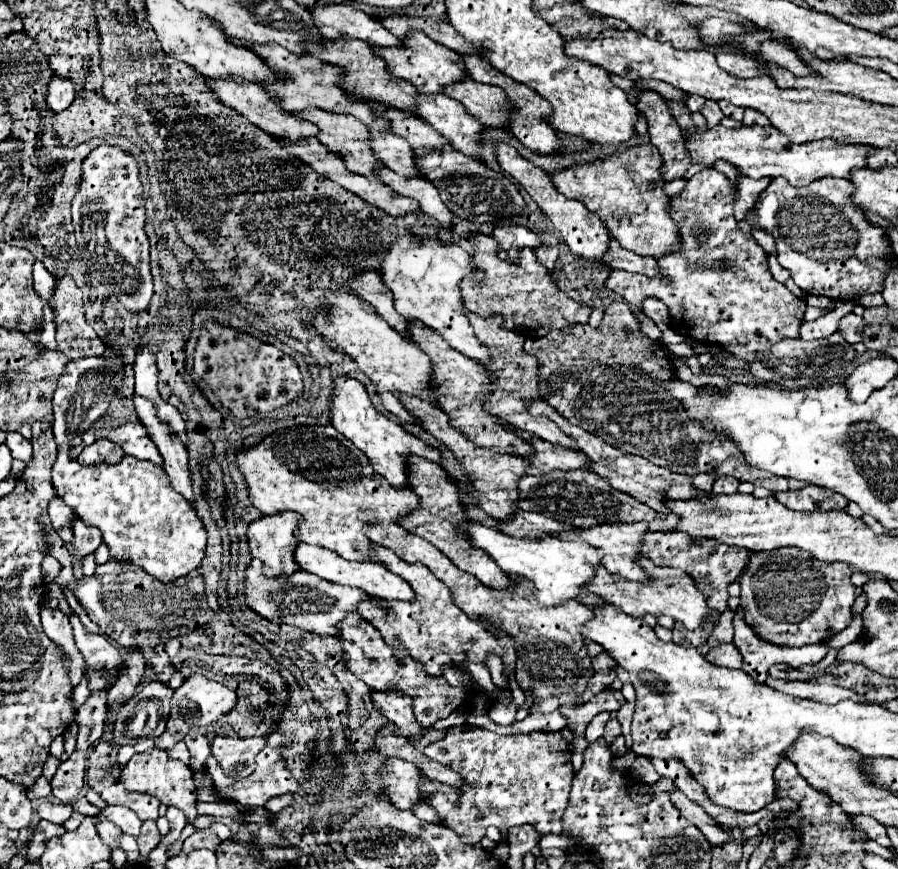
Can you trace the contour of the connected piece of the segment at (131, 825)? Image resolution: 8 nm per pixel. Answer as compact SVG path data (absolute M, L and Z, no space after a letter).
M109 805L107 809L103 809L103 815L101 817L113 821L117 827L121 827L123 833L129 833L133 837L139 837L141 821L139 821L139 817L131 809L117 807L117 805Z

